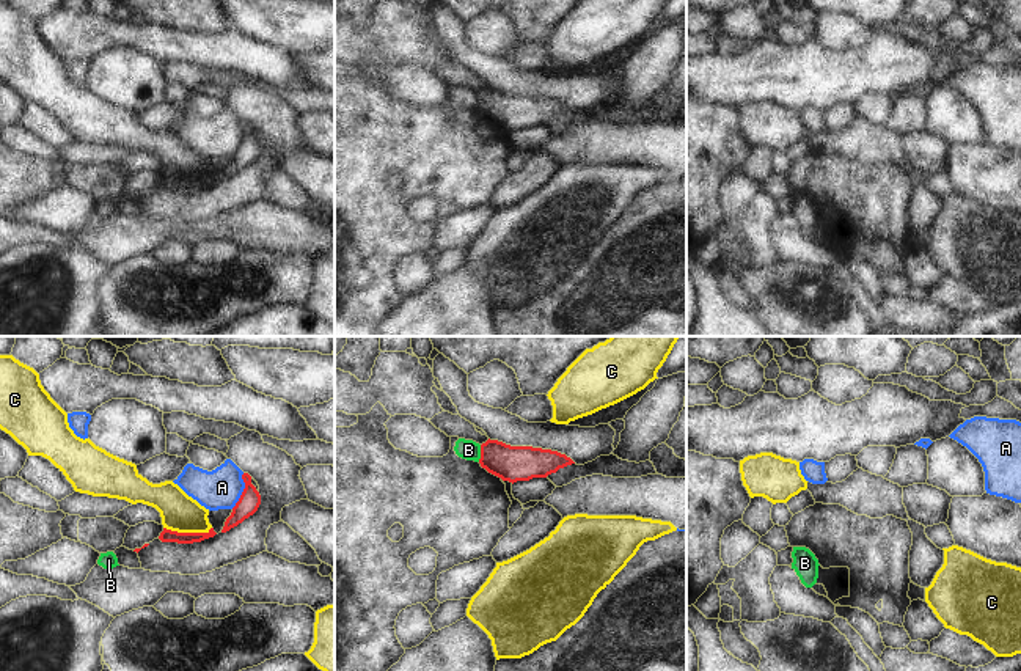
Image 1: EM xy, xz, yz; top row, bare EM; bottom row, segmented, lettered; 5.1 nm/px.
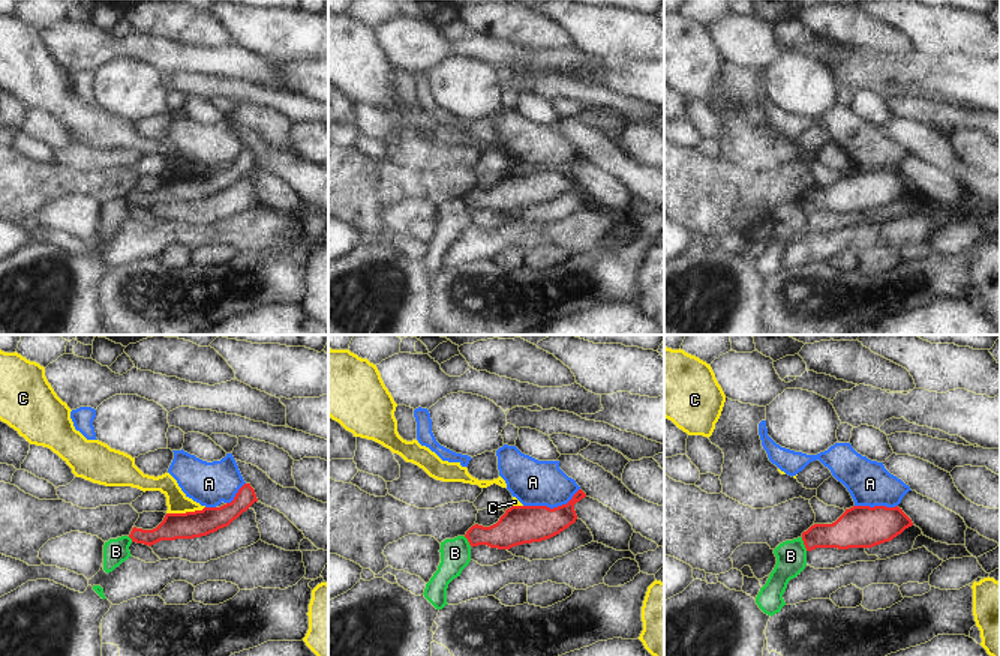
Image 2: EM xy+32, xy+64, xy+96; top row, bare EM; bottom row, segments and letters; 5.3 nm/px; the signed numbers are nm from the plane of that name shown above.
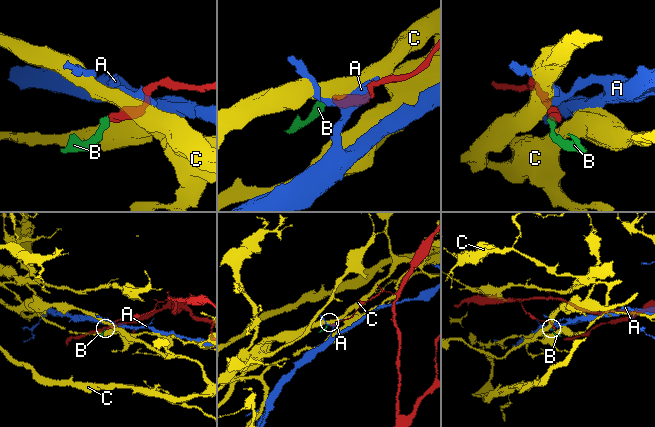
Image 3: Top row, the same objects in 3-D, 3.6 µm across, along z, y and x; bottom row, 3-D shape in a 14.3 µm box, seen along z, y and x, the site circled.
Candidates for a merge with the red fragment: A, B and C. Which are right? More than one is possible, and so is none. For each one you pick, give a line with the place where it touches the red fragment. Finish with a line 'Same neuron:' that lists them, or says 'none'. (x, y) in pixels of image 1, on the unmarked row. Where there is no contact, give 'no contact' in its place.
Same neuron: none

